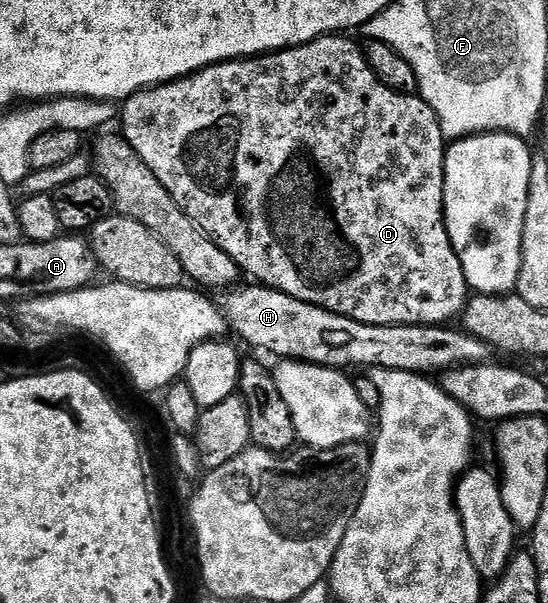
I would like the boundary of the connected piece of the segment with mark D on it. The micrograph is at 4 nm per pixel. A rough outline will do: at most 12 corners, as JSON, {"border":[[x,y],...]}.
{"border":[[344,34],[123,101],[253,281],[447,325],[446,129]]}

